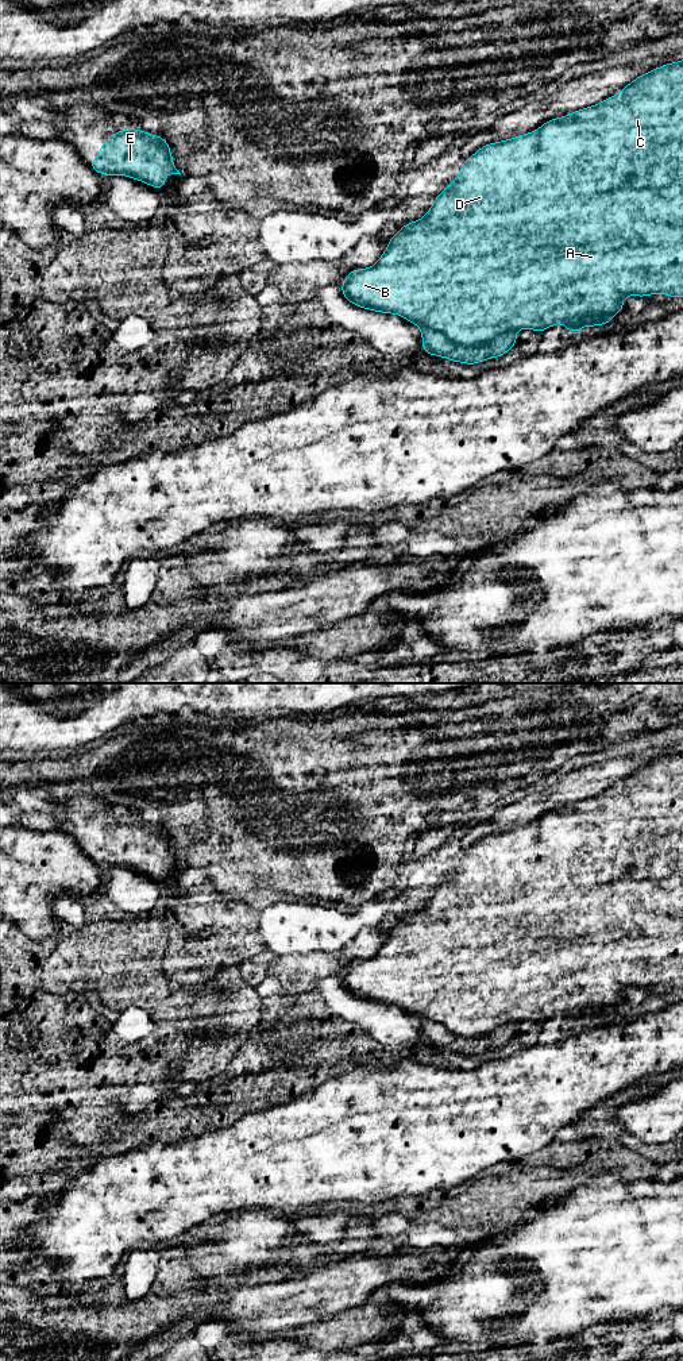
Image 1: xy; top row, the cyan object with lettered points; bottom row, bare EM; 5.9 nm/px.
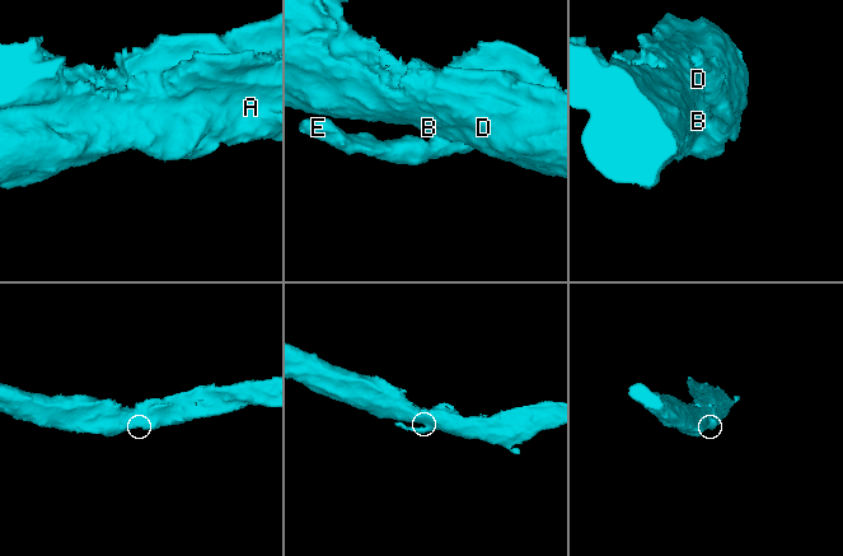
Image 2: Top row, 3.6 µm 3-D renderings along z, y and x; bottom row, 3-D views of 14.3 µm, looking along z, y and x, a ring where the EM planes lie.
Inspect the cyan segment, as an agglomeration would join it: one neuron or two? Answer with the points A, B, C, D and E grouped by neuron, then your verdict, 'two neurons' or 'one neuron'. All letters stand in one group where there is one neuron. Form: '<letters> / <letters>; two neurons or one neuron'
A B C D / E; two neurons

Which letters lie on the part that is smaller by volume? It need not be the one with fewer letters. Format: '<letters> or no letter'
E

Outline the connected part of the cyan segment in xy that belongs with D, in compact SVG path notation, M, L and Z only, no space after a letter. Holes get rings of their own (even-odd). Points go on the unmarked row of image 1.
M683 752L663 756L641 766L620 784L599 795L578 801L541 816L539 821L512 830L489 834L472 845L459 860L458 868L435 890L431 901L417 913L406 914L389 932L373 959L354 960L342 973L342 986L354 996L400 1006L408 1013L435 1021L460 1037L490 1033L509 1022L530 1019L543 1023L564 1015L568 1025L584 1017L609 1015L622 1003L625 987L647 988L661 984L683 988ZM659 811L664 816L664 833L659 833Z

